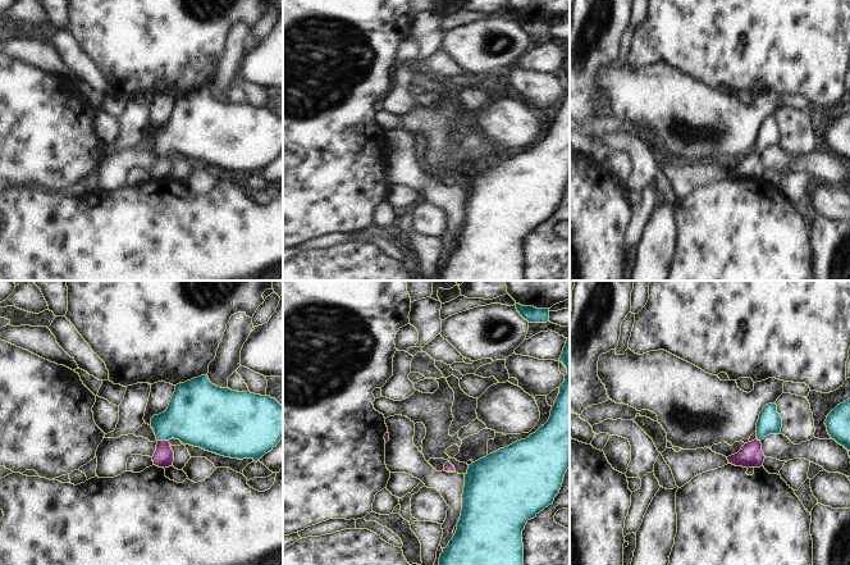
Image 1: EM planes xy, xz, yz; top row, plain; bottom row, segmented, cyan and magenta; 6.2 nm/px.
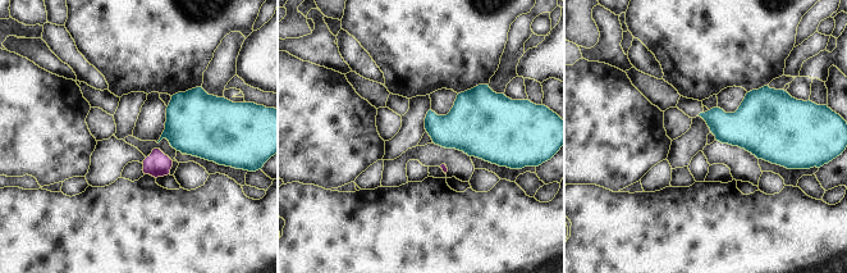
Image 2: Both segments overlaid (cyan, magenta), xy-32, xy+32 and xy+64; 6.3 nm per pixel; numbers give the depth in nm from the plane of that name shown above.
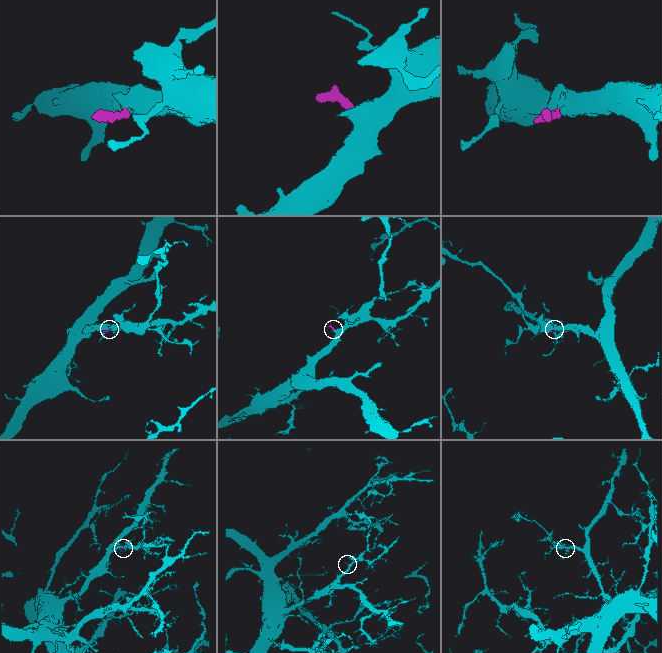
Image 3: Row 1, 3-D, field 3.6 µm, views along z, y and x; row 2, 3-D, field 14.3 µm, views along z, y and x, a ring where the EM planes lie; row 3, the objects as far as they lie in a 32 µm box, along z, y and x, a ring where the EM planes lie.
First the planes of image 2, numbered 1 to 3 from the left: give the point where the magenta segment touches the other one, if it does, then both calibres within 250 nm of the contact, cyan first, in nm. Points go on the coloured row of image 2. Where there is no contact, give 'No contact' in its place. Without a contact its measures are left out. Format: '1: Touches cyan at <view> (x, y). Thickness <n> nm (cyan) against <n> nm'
1: No contact
2: No contact
3: No contact

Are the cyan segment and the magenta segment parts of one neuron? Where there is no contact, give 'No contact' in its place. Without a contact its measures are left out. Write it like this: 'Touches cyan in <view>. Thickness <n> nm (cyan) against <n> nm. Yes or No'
Touches cyan in xy. Thickness 360 nm (cyan) against 130 nm. Yes

